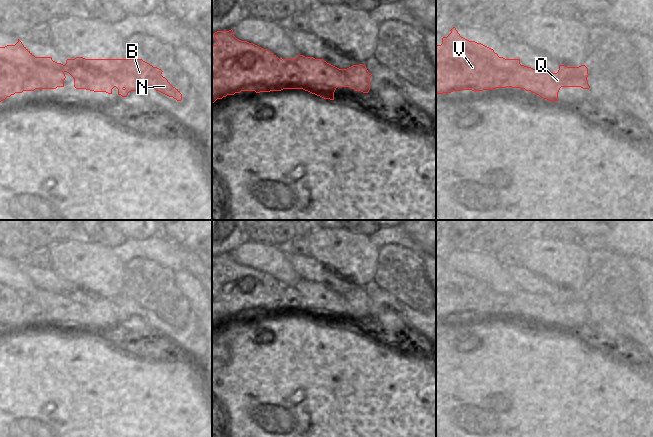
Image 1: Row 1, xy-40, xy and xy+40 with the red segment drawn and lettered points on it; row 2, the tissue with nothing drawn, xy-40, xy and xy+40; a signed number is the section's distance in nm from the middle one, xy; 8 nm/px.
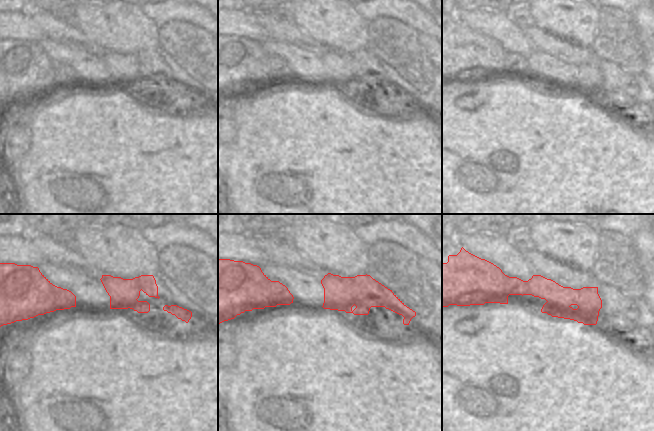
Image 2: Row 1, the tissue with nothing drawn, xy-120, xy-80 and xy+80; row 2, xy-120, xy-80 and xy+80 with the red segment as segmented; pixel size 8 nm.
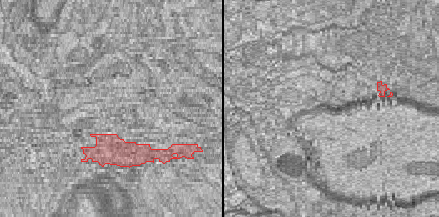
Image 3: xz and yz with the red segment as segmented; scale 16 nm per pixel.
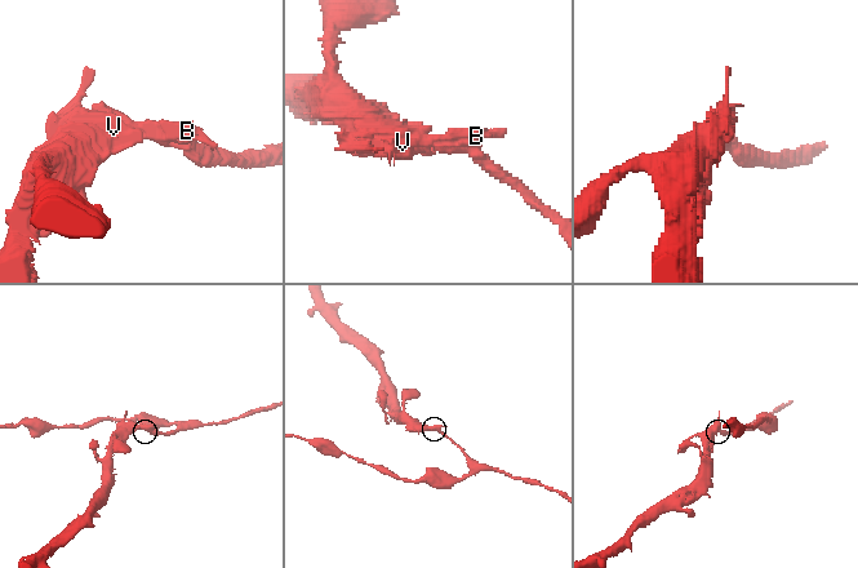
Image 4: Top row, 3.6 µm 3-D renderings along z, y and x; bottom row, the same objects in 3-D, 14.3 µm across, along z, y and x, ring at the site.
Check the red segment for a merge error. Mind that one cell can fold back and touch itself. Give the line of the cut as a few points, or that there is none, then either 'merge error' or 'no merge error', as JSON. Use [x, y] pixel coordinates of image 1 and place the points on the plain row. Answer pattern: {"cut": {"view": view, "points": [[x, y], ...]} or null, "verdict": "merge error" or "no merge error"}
{"cut": {"view": "xy", "points": [[283, 283], [292, 285], [301, 294], [302, 312]]}, "verdict": "merge error"}

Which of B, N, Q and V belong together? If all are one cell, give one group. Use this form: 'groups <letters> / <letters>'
groups B N Q / V

